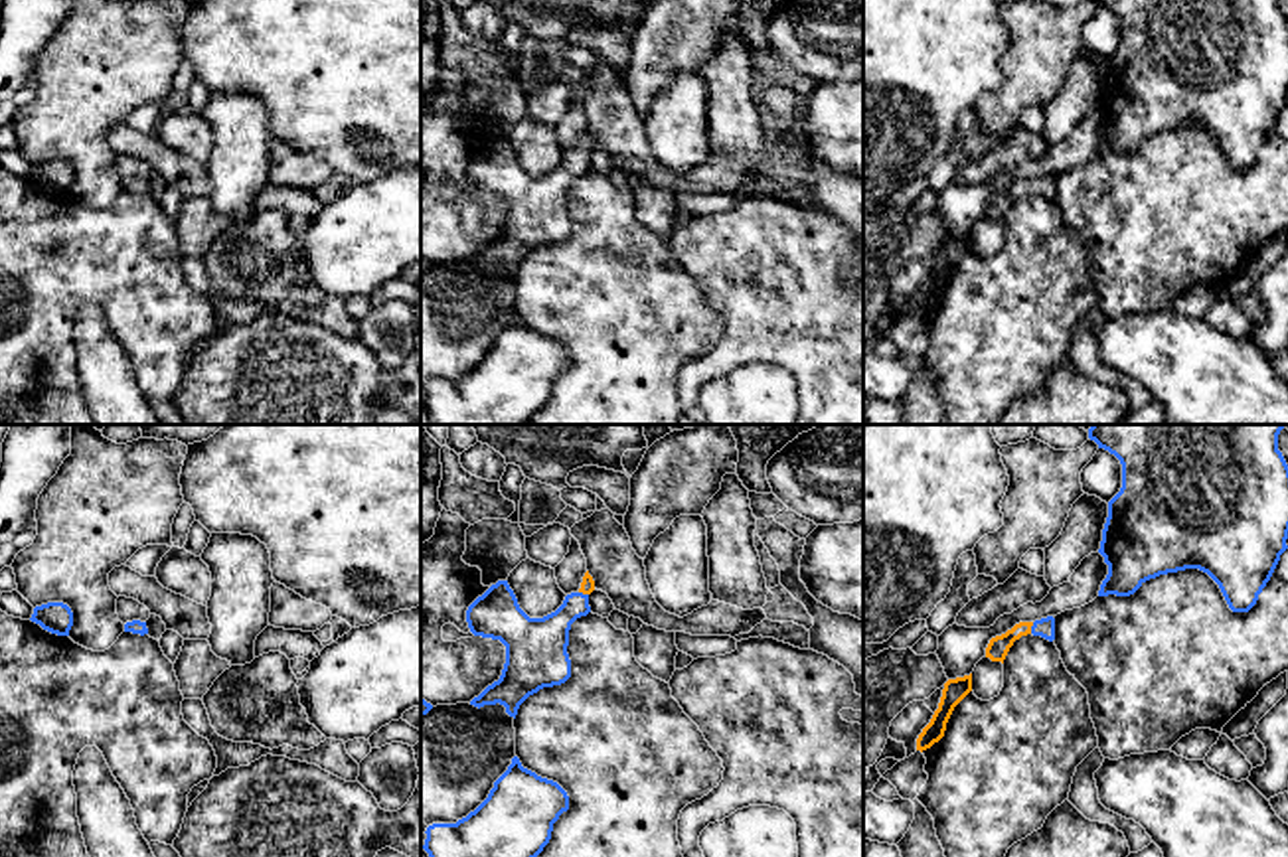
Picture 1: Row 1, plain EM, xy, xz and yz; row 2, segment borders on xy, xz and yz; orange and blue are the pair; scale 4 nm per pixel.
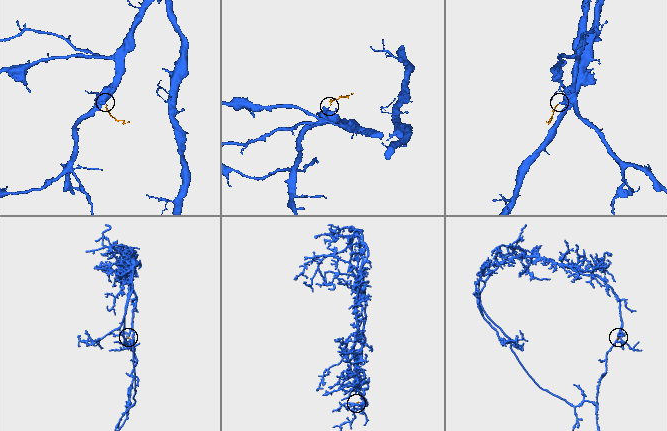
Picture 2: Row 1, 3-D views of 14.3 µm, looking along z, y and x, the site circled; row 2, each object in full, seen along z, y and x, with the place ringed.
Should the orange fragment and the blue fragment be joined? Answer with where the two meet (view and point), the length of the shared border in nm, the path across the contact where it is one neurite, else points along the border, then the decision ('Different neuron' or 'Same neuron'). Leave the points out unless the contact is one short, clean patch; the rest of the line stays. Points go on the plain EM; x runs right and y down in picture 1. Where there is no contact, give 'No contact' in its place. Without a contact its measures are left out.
Touches orange at yz (1030, 186). Shared border 50 nm. Path across: yz (998, 204), (1018, 188), (1030, 186), (1046, 184). Same neuron

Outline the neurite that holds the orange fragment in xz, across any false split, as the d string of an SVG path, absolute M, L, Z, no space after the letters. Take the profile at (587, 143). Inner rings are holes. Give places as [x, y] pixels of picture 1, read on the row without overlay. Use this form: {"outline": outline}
{"outline": "M589 128L581 146L565 154L563 162L543 174L529 176L518 162L508 138L498 138L466 168L474 194L500 197L506 221L498 239L470 259L474 265L504 263L516 276L520 263L543 245L561 243L571 235L567 211L571 182L591 170L589 152L595 138Z"}

